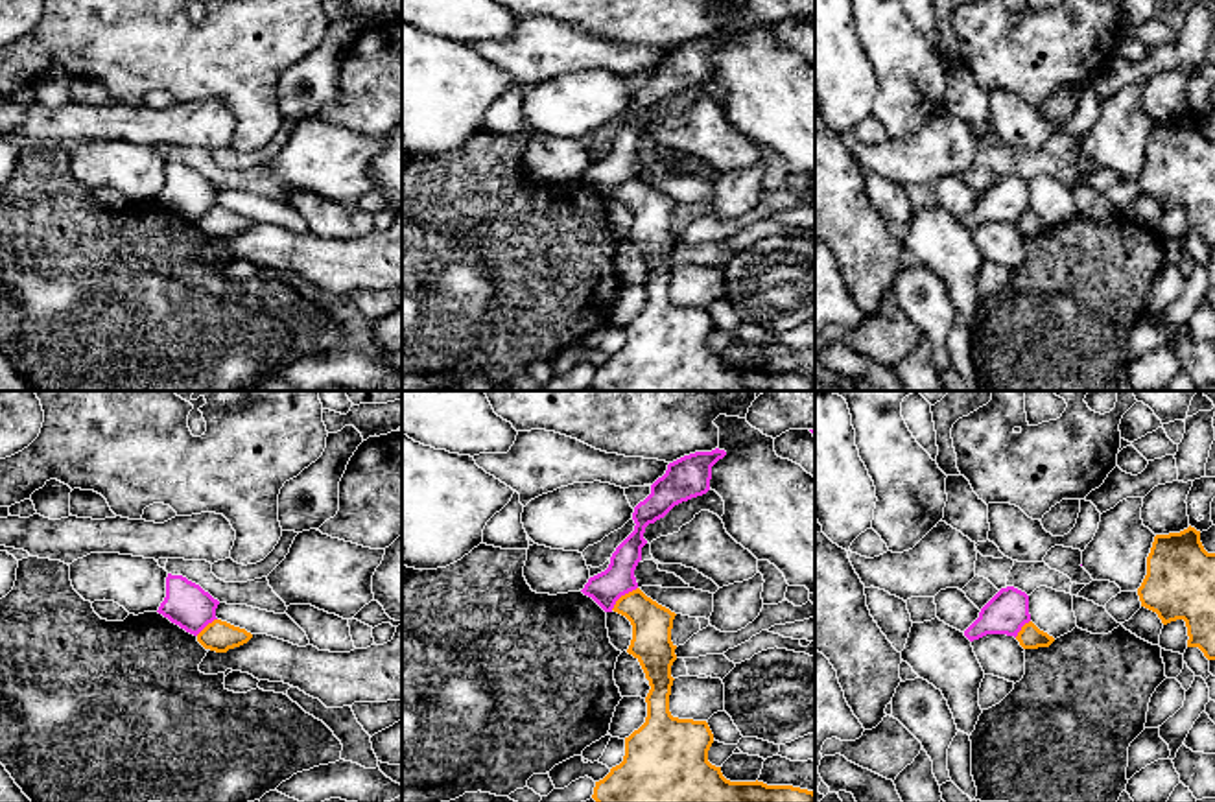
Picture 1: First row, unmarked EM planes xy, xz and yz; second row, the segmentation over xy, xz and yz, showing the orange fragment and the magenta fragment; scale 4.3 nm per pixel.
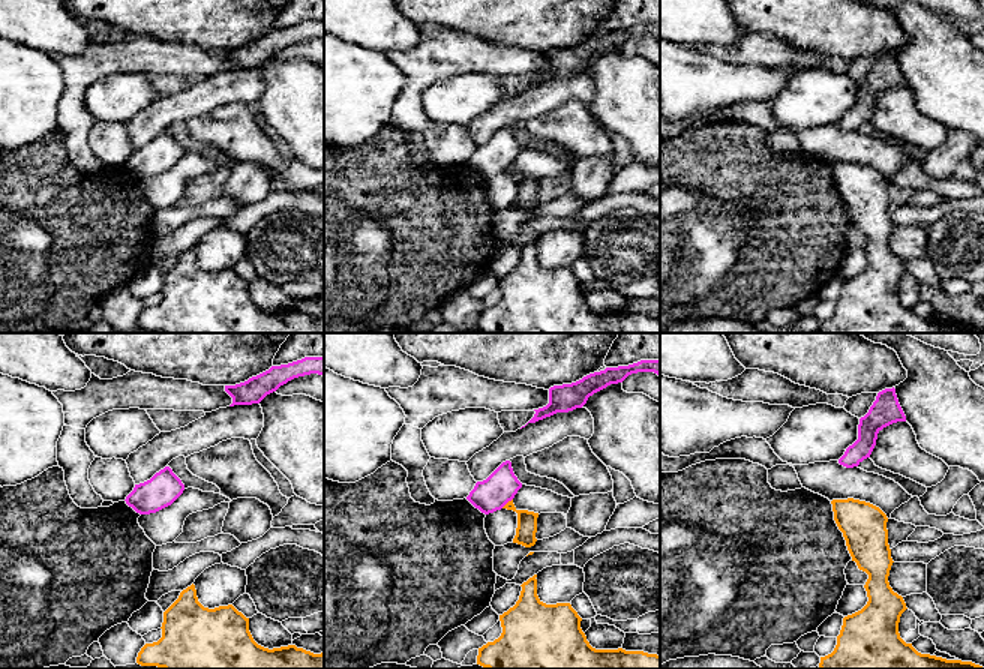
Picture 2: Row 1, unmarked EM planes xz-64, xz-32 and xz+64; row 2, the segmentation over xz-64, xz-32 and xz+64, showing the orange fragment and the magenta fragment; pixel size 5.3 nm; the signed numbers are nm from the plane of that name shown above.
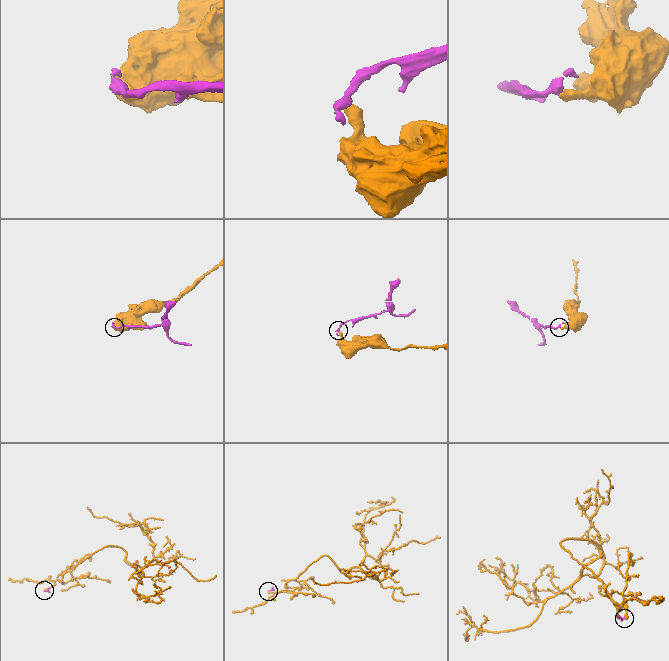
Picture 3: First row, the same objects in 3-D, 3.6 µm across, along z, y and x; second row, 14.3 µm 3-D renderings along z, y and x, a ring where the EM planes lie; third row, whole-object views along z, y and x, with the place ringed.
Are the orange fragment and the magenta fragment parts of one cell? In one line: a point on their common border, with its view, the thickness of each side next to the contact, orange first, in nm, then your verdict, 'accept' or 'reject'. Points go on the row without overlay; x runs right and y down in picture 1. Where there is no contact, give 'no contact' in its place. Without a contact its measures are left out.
meets orange in xz at (622, 183); 180 nm thick on the orange side, 150 nm on the other; reject

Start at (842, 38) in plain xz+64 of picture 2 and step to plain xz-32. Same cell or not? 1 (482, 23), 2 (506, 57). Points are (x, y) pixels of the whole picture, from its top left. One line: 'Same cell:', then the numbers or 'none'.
Same cell: 1

